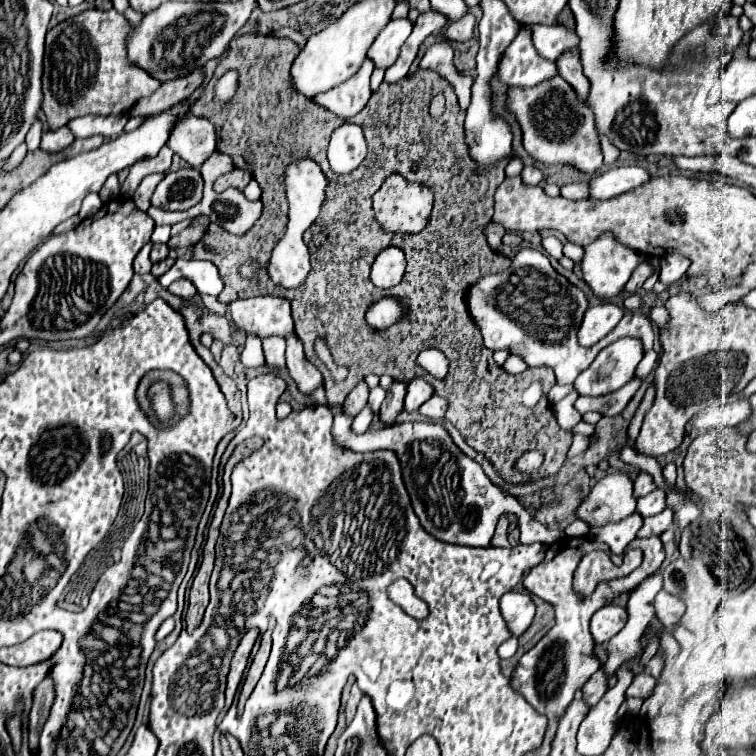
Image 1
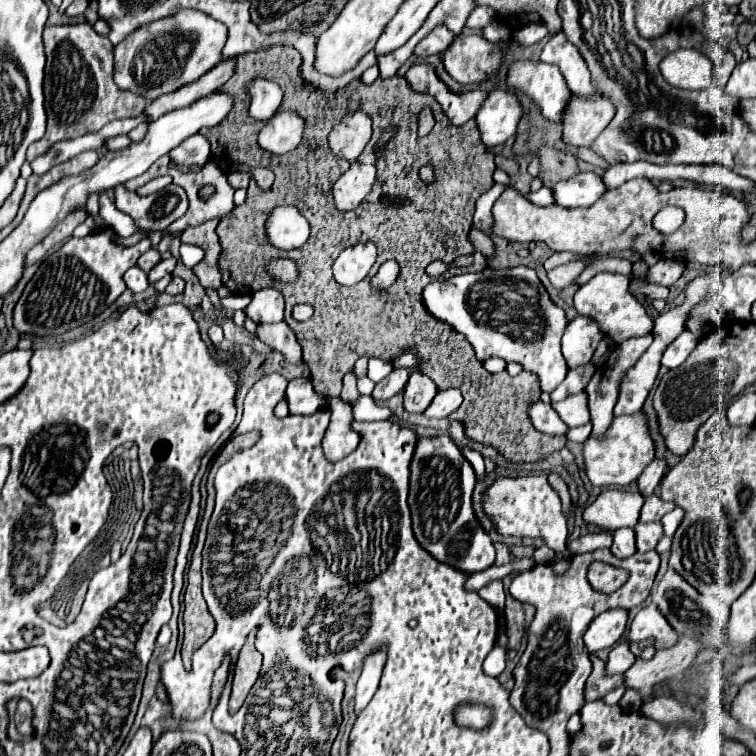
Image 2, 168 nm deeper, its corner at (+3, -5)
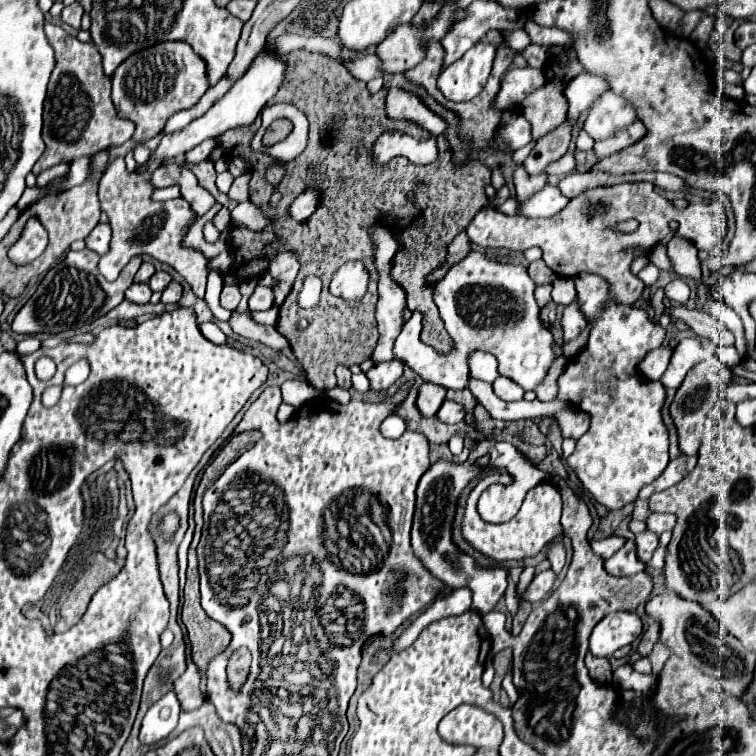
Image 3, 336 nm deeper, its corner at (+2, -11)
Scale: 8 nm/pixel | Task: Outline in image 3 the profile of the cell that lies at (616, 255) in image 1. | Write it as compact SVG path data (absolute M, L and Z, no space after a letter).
M580 273L574 277L574 281L578 291L578 307L584 313L586 321L592 325L592 329L586 349L572 357L566 365L566 371L558 377L558 397L590 413L590 429L578 439L576 451L566 459L566 463L574 469L582 485L596 497L596 501L602 503L606 509L614 511L634 501L640 489L652 483L668 465L668 431L660 417L660 409L664 403L664 387L662 383L648 381L638 373L638 363L644 359L644 355L650 349L662 345L664 329L660 325L654 325L644 309L614 301L610 285L604 277L596 273Z

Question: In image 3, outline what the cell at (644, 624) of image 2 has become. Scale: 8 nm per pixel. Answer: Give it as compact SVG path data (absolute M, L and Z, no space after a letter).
M658 641L658 643L654 645L654 651L652 651L652 655L650 655L650 663L652 663L652 673L654 673L654 675L658 675L658 673L662 671L662 667L664 667L664 663L668 661L670 655L672 655L672 651L670 651L662 641Z

